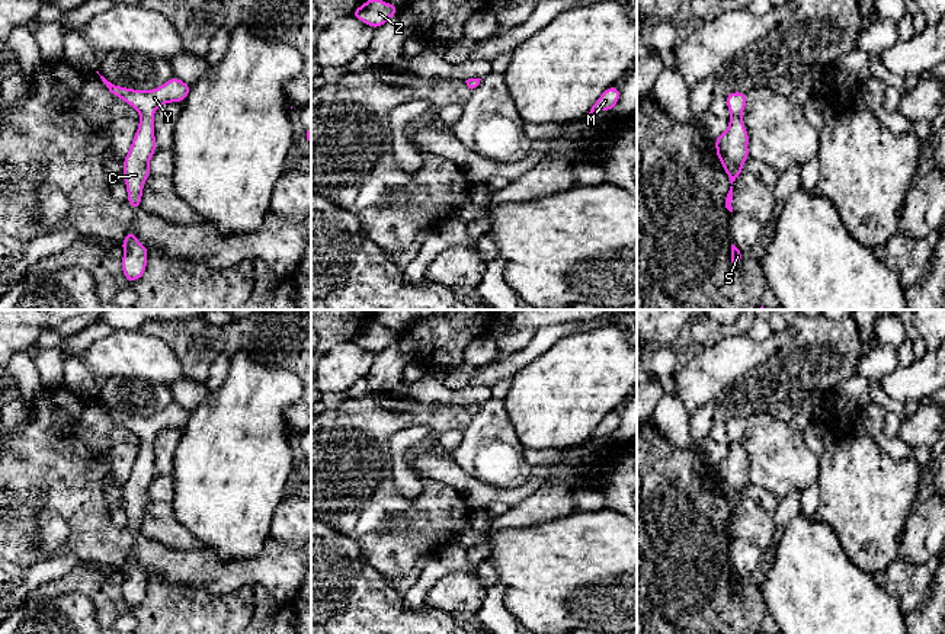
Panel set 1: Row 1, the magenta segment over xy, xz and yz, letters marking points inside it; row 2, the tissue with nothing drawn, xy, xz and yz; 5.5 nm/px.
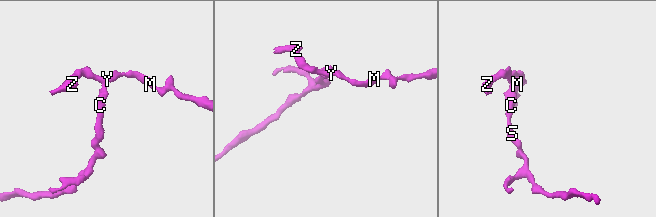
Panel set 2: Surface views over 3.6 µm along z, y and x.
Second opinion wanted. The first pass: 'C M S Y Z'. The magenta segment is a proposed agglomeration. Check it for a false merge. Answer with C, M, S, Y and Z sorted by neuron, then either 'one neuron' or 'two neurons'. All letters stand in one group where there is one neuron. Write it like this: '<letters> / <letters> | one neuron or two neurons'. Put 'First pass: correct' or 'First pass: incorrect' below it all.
C M S Y Z | one neuron
First pass: correct

